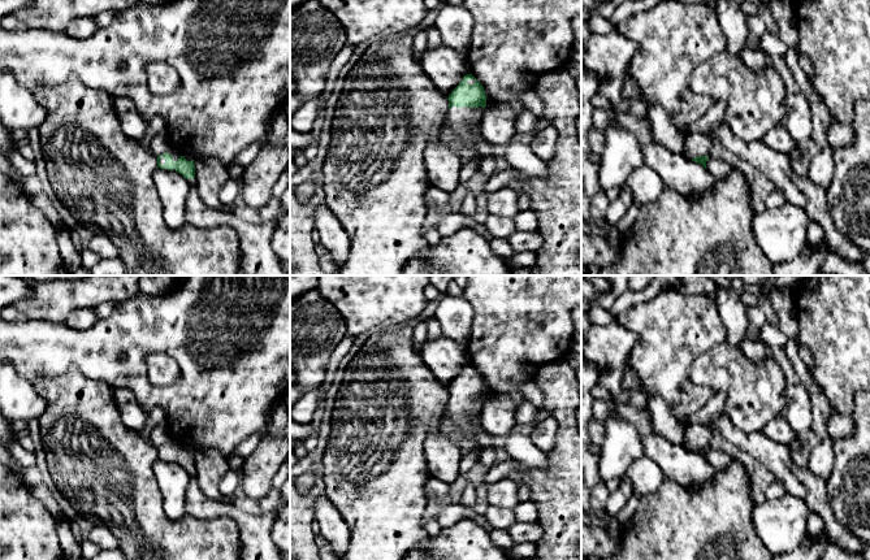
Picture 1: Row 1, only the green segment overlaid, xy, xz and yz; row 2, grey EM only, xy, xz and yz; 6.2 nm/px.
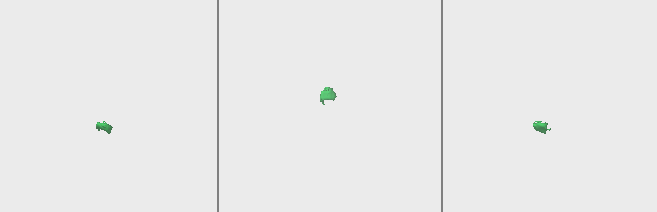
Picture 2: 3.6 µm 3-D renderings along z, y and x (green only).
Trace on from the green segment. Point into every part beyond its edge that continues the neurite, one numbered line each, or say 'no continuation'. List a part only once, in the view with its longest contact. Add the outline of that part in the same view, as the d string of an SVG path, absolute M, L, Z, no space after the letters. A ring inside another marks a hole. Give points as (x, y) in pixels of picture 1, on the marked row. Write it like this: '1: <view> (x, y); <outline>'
1: xz (466, 121); M451 107L447 112L446 129L456 133L456 142L475 151L475 143L482 139L480 134L480 123L484 113L482 107L479 108L456 108Z

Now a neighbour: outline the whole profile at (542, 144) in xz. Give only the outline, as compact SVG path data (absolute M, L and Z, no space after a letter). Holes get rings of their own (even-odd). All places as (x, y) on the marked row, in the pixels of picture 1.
M547 126L536 133L532 139L531 148L534 155L544 162L549 162L555 153L557 131L553 126Z

